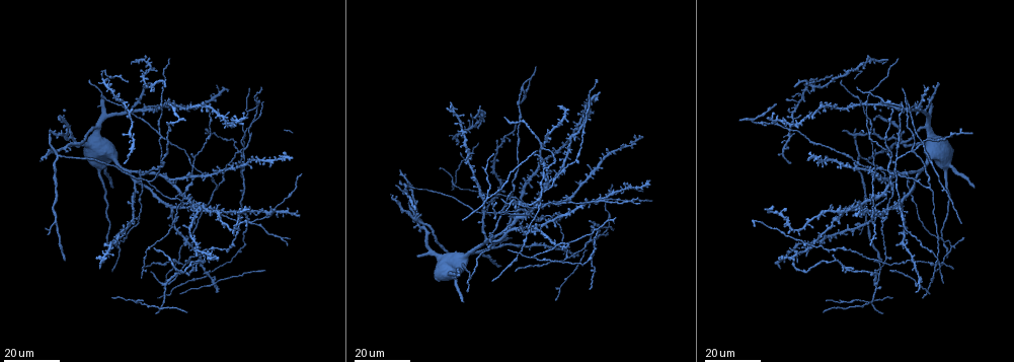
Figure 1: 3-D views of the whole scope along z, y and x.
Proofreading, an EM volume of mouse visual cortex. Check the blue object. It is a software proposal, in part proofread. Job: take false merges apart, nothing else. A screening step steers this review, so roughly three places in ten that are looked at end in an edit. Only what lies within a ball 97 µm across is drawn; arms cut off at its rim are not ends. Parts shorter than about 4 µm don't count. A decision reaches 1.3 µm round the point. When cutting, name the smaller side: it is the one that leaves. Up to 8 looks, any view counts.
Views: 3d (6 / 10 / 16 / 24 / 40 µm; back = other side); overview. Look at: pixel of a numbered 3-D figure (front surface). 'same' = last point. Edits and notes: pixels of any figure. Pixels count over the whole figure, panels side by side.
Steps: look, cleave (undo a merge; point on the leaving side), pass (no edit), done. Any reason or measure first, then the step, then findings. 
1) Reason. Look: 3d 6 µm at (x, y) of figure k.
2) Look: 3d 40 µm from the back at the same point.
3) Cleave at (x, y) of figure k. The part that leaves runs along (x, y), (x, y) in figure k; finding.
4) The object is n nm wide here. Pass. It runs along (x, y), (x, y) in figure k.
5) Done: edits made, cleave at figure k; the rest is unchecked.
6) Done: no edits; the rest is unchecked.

Thin arm on a thick one. Look: 3d 24 µm at (910, 151) of figure 1.

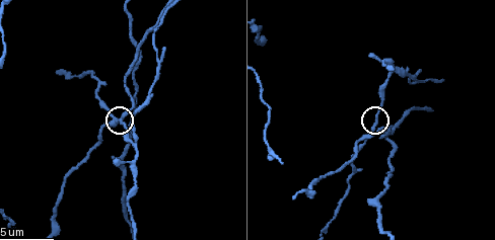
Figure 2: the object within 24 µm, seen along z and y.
Look: 3d 6 µm at (119, 118) of figure 2.

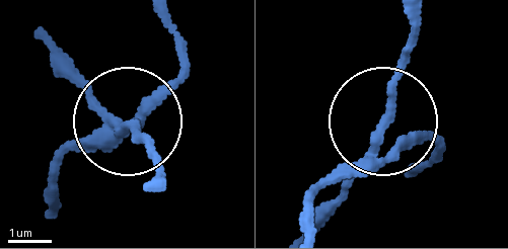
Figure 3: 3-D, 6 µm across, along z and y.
Look: 3d 6 µm from the back at (130, 126) of figure 3.

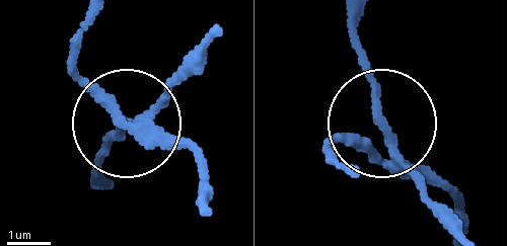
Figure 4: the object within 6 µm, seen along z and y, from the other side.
Pass. It runs along (465, 224), (389, 137), (350, 137), (328, 155) in figure 4; one neuron here.

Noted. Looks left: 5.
Three-way junction. Look: 3d 16 µm at (253, 221) of figure 1.

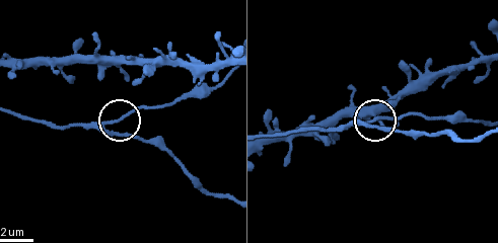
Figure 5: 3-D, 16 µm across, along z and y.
Zoom in. Look: 3d 6 µm at (113, 121) of figure 5.

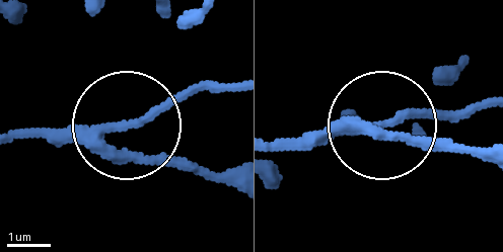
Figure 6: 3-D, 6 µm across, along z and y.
Look: 3d 6 µm from the back at (126, 124) of figure 6.

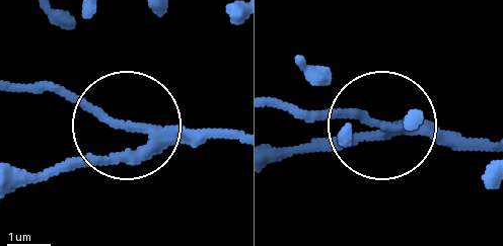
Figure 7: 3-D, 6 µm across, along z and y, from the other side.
The object is 250 nm wide here. Pass. It runs along (490, 136), (384, 126), (286, 154) in figure 7; one neuron here.

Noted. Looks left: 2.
Three arms meet. Look: 3d 24 µm at (930, 186) of figure 1.

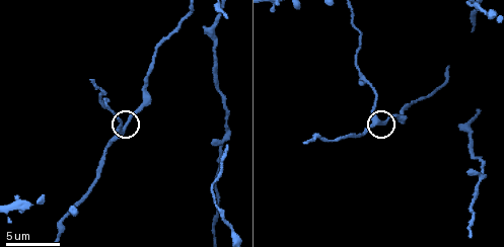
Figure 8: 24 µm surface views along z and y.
Look: 3d 6 µm at (378, 123) of figure 8.

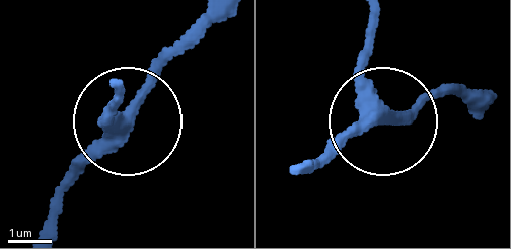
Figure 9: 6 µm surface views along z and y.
3 arms meet here. Pass. One neuron here.

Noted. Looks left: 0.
Done: no edits; the rest is unchecked.

